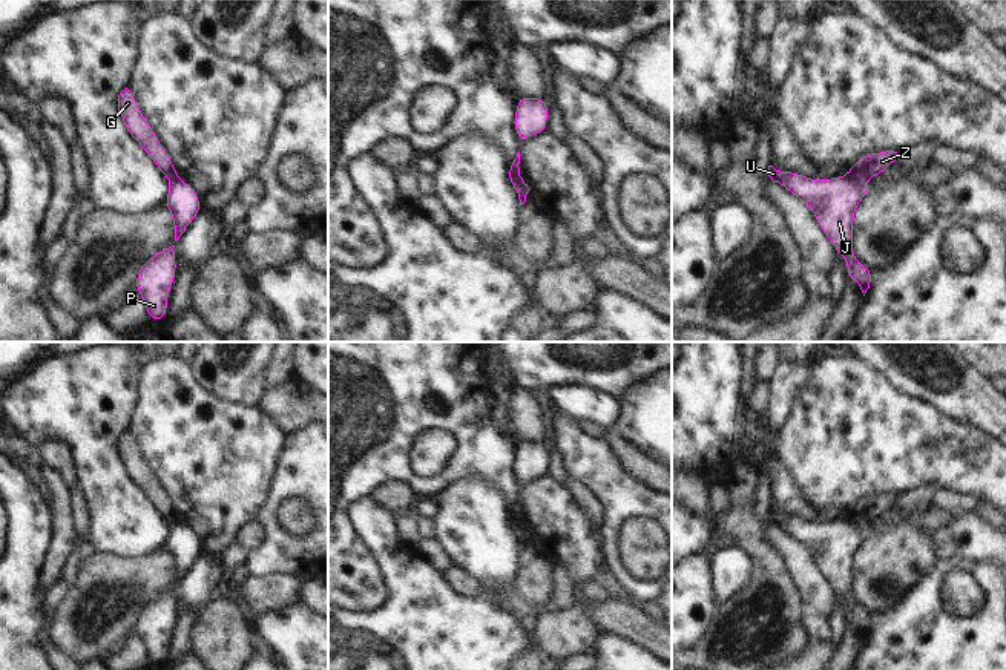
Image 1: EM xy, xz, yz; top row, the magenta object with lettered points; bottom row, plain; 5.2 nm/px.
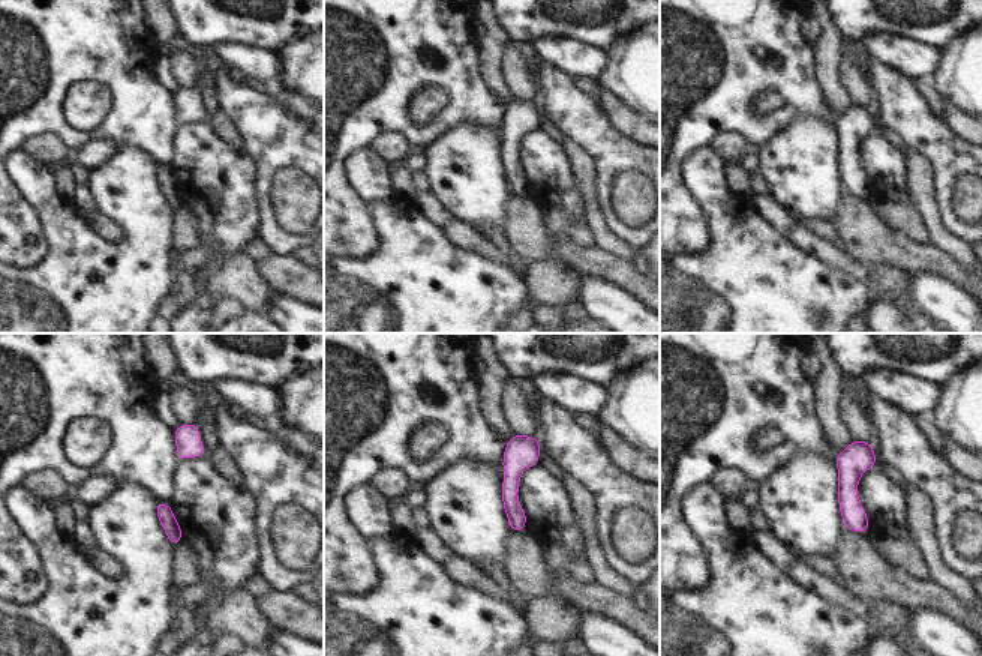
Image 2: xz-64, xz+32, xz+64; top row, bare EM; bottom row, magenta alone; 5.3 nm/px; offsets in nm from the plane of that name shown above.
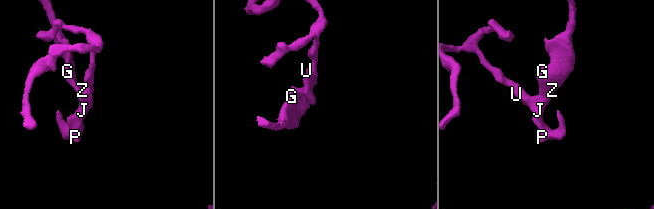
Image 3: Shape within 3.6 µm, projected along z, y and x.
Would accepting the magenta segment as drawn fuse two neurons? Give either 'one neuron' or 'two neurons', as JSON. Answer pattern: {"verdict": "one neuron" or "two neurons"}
{"verdict": "two neurons"}

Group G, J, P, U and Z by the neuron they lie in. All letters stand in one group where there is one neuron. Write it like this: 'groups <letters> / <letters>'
groups G Z / J P U

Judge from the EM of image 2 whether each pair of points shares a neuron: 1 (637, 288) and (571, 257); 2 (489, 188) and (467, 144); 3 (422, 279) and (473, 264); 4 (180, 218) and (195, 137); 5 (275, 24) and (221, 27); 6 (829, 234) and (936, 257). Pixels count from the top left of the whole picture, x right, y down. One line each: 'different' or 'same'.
1: same
2: same
3: same
4: different
5: same
6: different

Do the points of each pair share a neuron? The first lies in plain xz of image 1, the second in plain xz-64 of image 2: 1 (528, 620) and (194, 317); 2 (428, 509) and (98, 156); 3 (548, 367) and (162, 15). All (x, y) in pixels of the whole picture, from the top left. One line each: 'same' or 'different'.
1: different
2: same
3: different

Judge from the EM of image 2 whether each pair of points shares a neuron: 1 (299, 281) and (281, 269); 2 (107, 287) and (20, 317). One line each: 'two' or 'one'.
1: one
2: one

